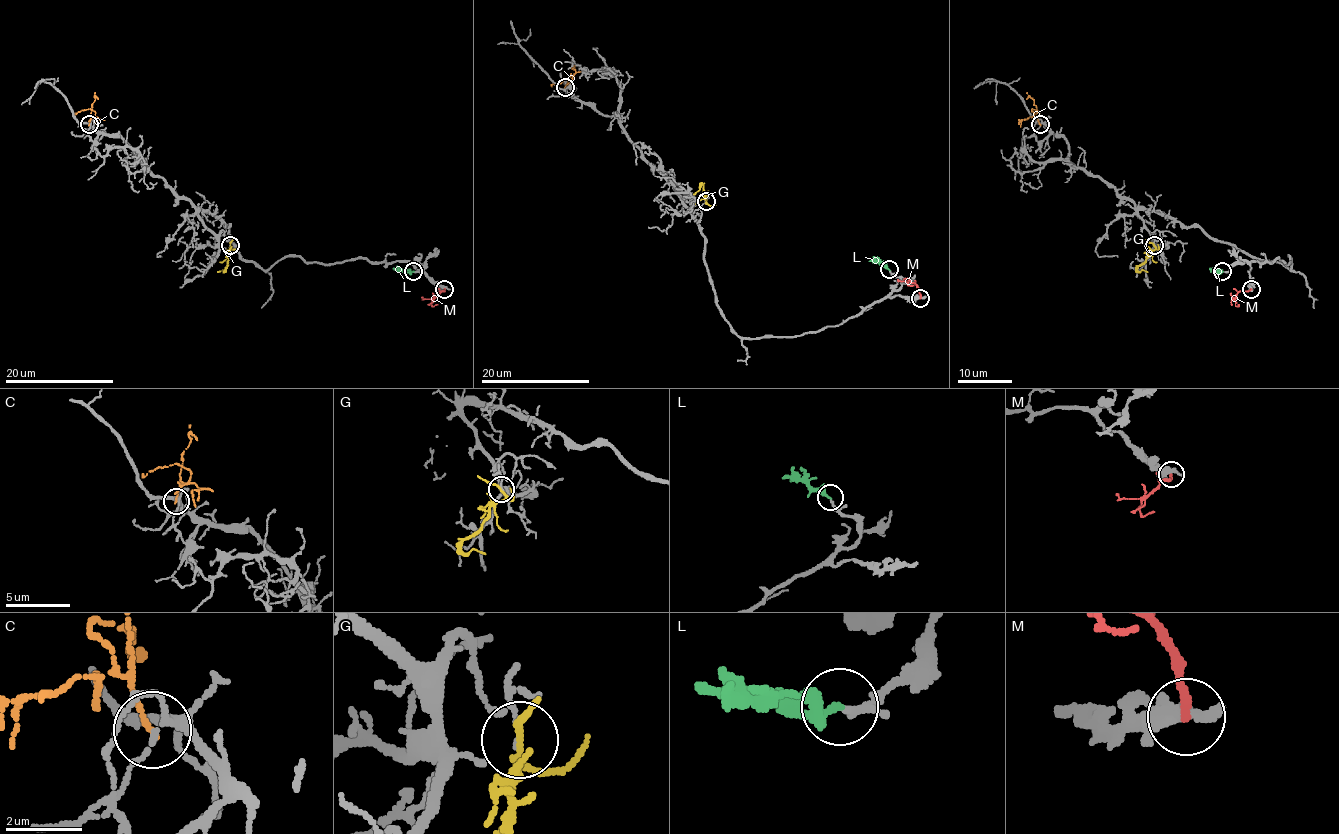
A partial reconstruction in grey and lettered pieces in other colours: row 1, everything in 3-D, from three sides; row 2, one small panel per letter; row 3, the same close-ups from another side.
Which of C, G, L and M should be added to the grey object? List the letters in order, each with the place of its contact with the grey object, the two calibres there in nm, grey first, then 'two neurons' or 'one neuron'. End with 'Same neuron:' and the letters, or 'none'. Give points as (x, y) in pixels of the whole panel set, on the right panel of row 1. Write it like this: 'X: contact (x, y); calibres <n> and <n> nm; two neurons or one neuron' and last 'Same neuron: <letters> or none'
C: contact (1040, 124); calibres 160 and 130 nm; two neurons
G: contact (1154, 245); calibres 80 and 160 nm; two neurons
L: contact (1222, 271); calibres 130 and 200 nm; one neuron
M: contact (1251, 289); calibres 500 and 220 nm; two neurons
Same neuron: L

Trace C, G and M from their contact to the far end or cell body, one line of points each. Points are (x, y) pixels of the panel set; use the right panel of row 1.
C: (1039, 124), (1031, 111), (1035, 109), (1038, 115)
G: (1154, 244), (1152, 253), (1137, 269), (1148, 272)
M: (1250, 289), (1241, 290), (1234, 300), (1238, 304)

